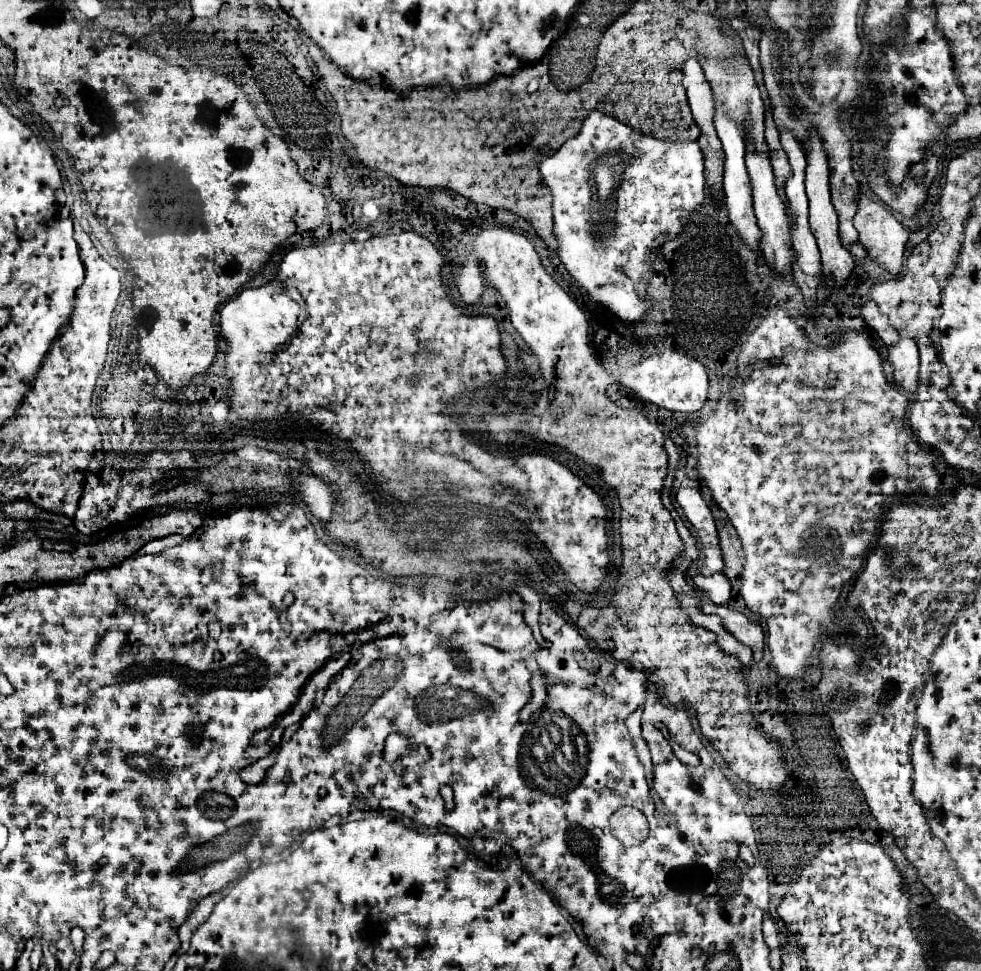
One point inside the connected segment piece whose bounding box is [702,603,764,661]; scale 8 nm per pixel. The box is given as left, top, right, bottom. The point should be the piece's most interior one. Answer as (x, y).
(750, 633)

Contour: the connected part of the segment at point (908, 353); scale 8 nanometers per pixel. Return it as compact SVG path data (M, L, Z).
M900 339L898 345L888 347L888 359L894 367L894 381L914 393L918 389L918 347L912 339Z

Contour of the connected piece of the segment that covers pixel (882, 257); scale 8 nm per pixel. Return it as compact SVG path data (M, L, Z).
M862 195L860 205L858 205L858 213L854 217L854 227L858 229L862 247L868 251L870 259L874 263L878 263L882 269L886 269L888 273L898 275L902 271L902 257L904 257L906 241L908 241L908 229L902 227L902 223L892 215L892 211L888 211L886 205Z

